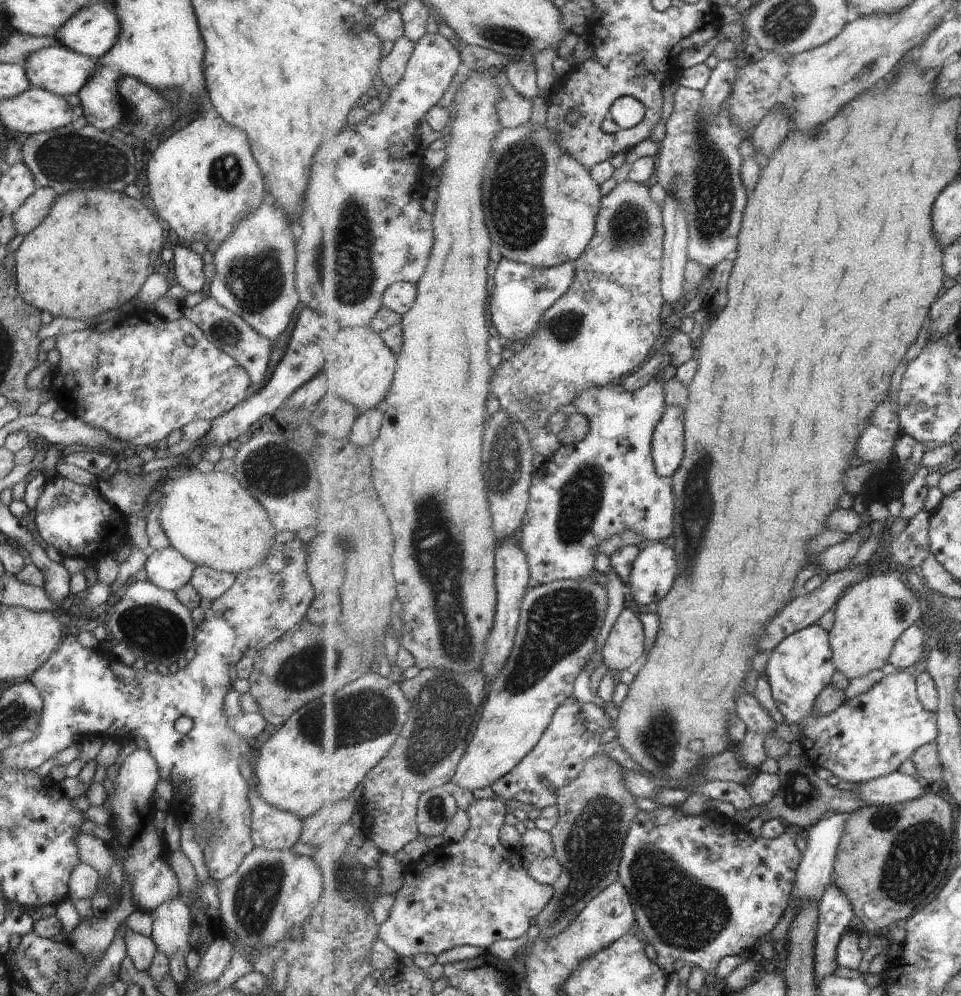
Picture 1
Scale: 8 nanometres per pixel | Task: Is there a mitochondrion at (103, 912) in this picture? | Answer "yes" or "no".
no

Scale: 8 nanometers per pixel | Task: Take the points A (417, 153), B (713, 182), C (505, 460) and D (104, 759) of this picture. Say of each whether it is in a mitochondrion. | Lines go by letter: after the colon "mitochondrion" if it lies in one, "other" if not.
A: other
B: mitochondrion
C: mitochondrion
D: other

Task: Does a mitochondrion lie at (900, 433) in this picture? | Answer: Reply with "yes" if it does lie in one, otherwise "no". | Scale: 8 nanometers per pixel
no

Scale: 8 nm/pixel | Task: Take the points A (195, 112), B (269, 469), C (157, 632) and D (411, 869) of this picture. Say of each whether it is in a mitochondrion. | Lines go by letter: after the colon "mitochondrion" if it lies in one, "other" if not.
A: other
B: mitochondrion
C: mitochondrion
D: other

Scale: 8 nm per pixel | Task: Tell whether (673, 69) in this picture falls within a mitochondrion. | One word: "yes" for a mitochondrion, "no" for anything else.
no

